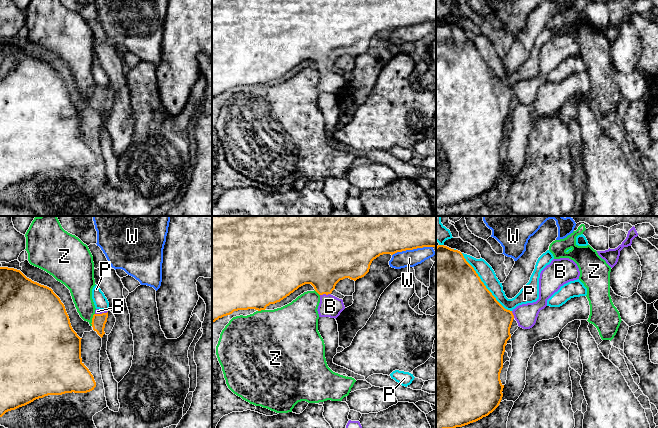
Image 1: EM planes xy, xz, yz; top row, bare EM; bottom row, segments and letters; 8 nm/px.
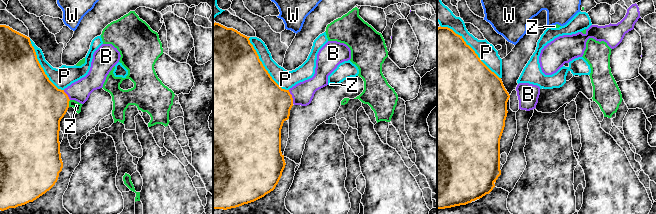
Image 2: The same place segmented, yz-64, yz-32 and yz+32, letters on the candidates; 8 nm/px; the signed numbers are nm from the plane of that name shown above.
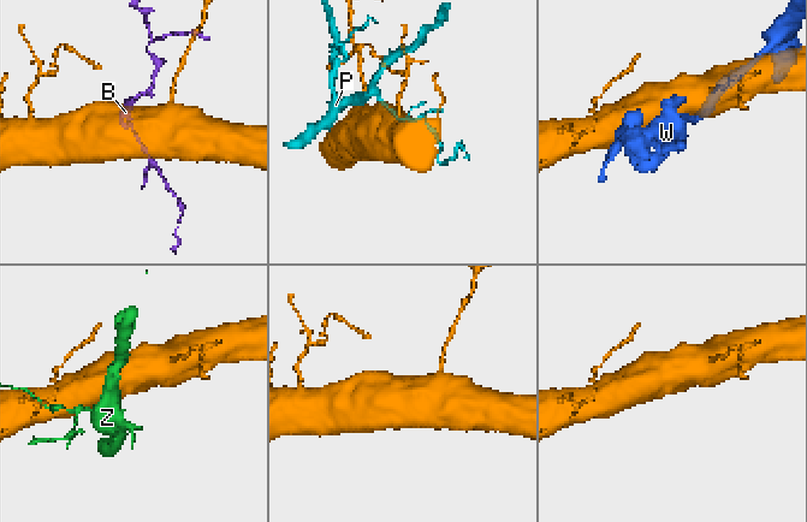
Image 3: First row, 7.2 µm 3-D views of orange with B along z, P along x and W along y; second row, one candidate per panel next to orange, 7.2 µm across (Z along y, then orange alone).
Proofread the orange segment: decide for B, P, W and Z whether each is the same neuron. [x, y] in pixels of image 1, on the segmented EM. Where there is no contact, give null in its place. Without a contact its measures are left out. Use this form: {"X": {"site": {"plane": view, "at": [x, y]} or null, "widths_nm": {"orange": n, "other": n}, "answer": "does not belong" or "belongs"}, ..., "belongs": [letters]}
{"B": {"site": {"plane": "xz", "at": [325, 293]}, "widths_nm": {"orange": 400, "other": 180}, "answer": "belongs"}, "P": {"site": {"plane": "yz", "at": [483, 284]}, "widths_nm": {"orange": 500, "other": 130}, "answer": "does not belong"}, "W": {"site": {"plane": "xz", "at": [412, 249]}, "widths_nm": {"orange": 500, "other": 140}, "answer": "does not belong"}, "Z": {"site": {"plane": "xy", "at": [92, 319]}, "widths_nm": {"orange": 110, "other": 180}, "answer": "does not belong"}, "belongs": ["B"]}

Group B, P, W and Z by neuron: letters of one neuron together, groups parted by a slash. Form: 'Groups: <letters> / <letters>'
Groups: B / P / W / Z

